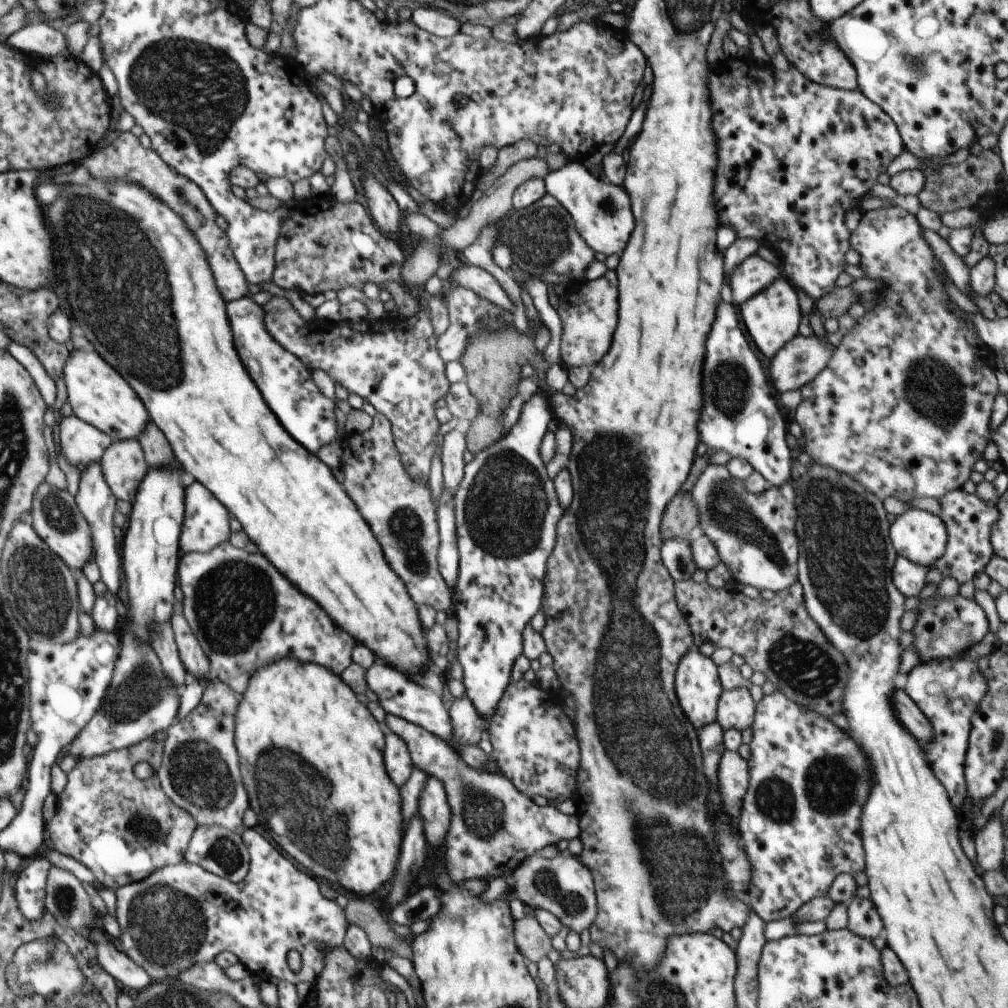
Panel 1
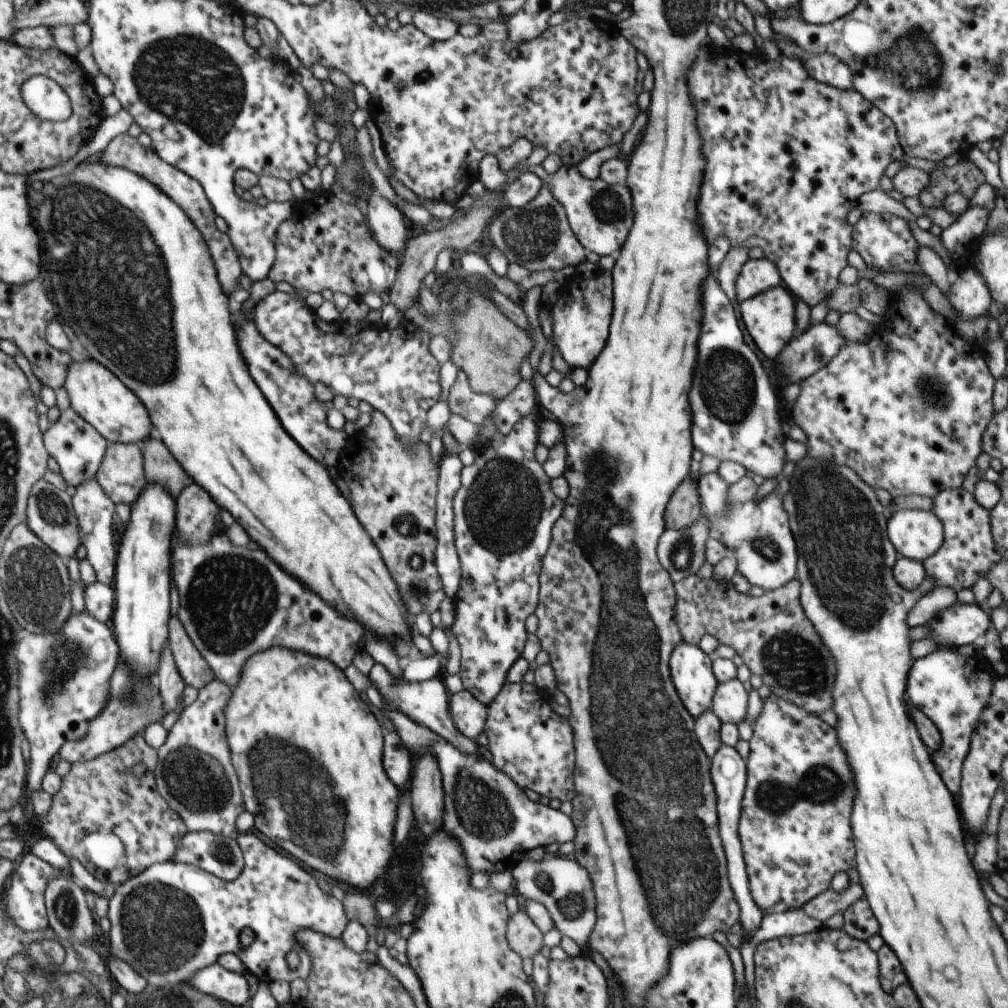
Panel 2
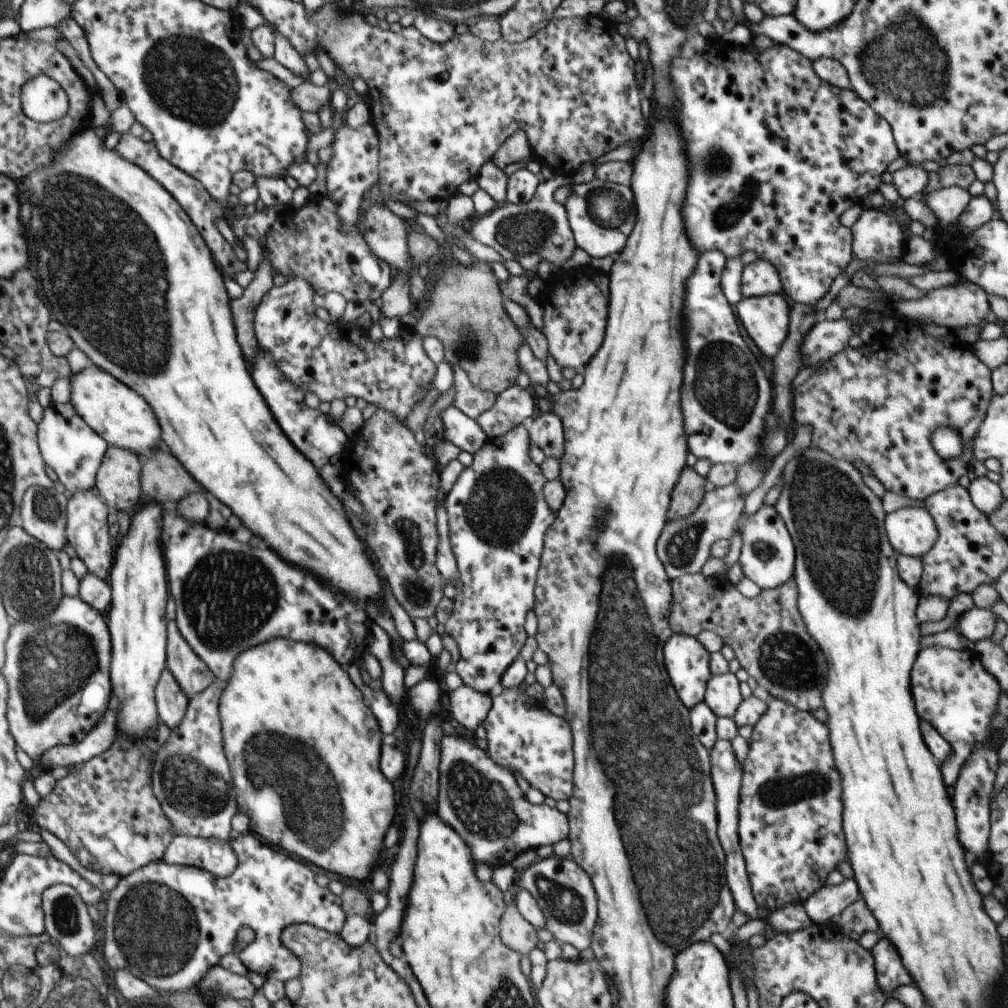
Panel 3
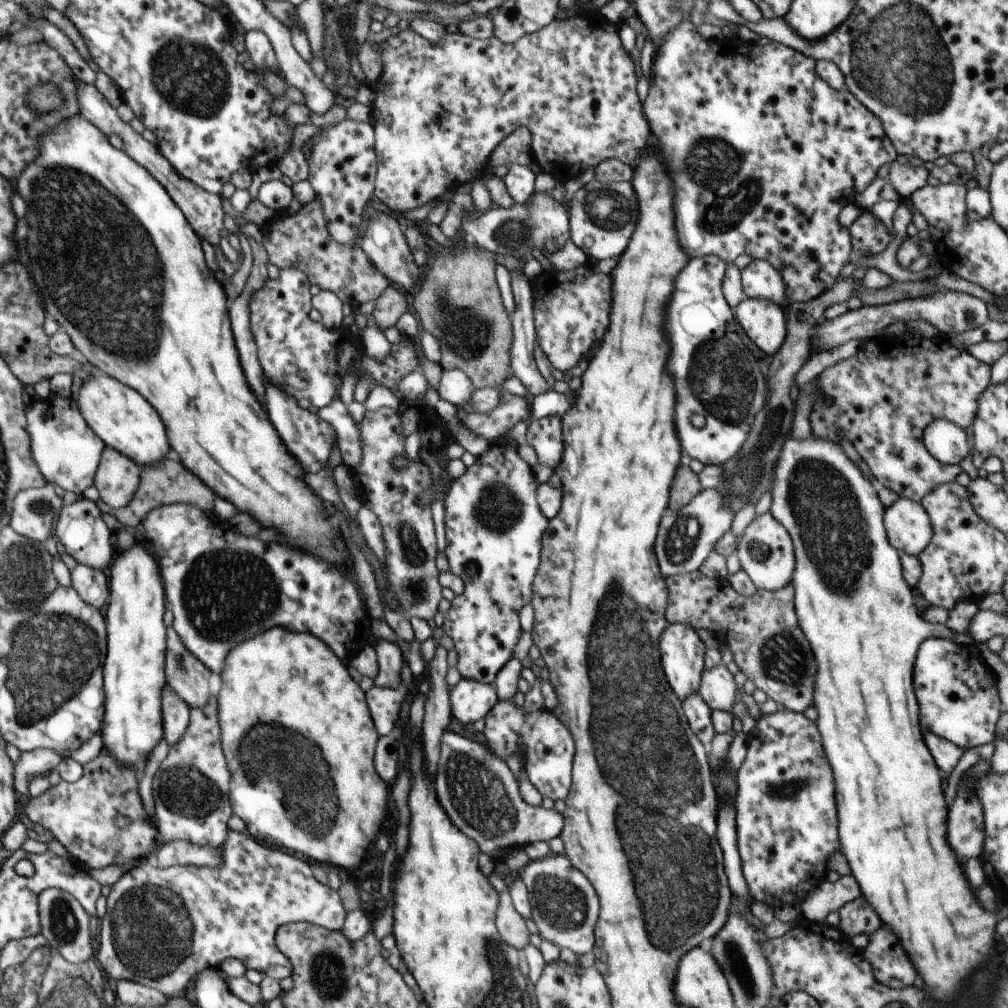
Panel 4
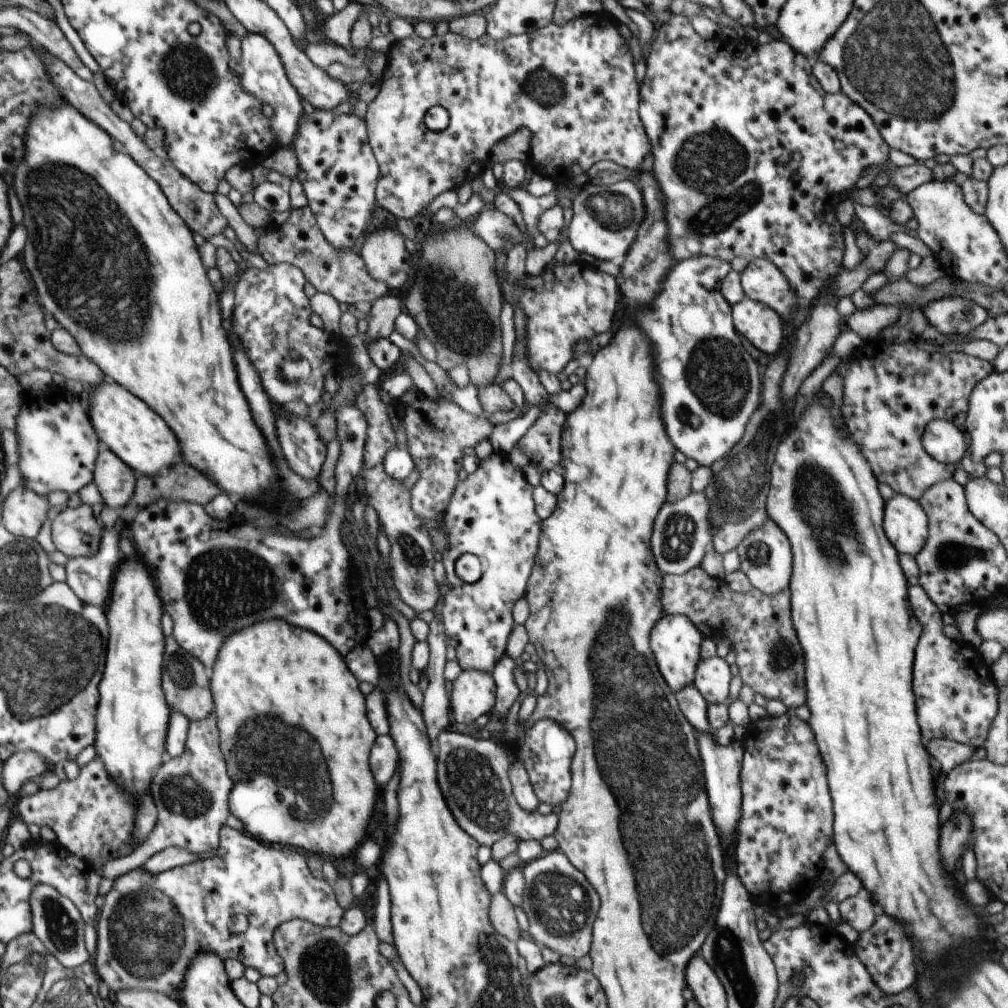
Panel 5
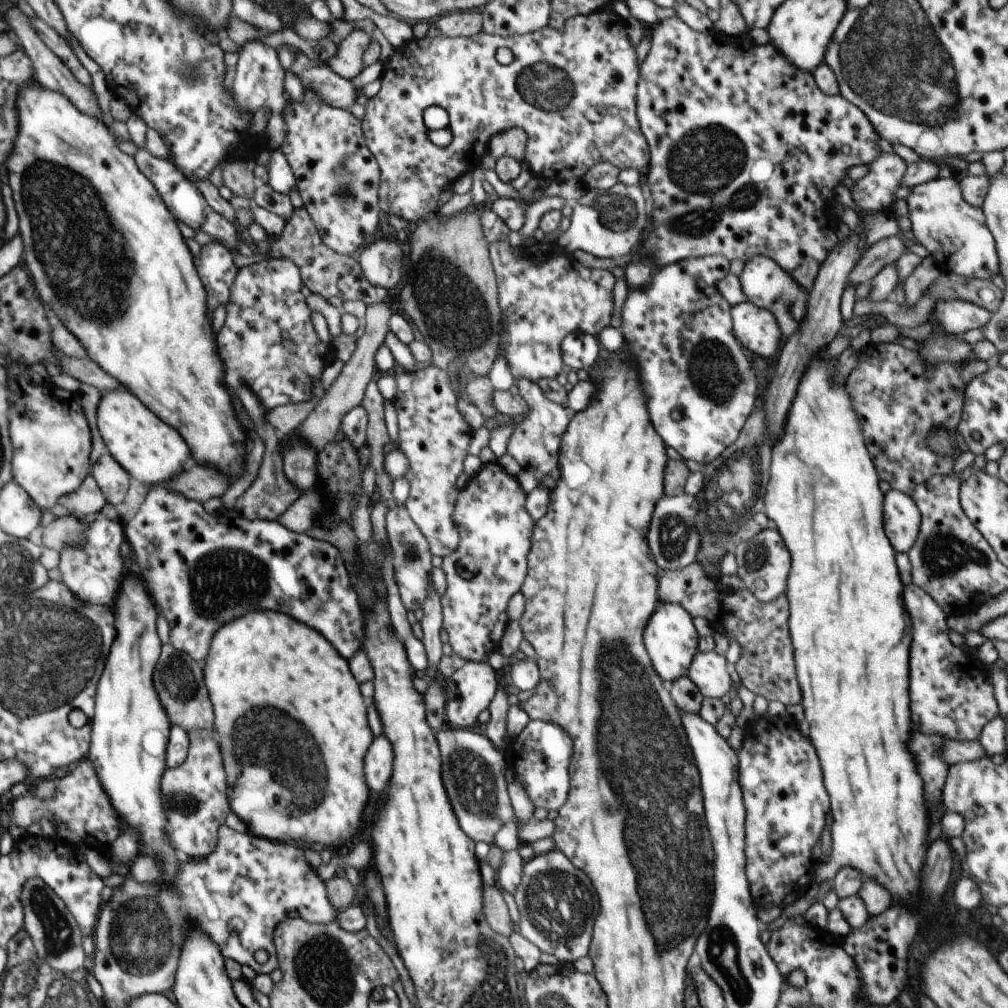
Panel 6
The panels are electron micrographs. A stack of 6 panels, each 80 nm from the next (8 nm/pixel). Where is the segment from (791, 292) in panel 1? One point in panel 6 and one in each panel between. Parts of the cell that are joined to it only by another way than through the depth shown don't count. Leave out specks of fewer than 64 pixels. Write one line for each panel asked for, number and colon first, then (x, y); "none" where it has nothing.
2: (769, 318)
3: (766, 318)
4: (764, 322)
5: (761, 326)
6: (754, 327)

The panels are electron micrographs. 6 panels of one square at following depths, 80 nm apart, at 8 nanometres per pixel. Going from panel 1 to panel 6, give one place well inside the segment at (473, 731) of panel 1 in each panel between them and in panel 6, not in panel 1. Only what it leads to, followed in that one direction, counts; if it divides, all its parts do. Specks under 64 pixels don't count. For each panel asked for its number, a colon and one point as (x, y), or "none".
2: (469, 714)
3: (469, 707)
4: (470, 700)
5: (473, 693)
6: (471, 688)

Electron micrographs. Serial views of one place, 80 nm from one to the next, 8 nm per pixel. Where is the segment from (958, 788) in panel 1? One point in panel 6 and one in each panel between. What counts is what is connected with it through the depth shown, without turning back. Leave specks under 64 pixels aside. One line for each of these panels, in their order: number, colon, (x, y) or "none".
2: (951, 689)
3: (952, 690)
4: (957, 694)
5: (956, 696)
6: (952, 696)

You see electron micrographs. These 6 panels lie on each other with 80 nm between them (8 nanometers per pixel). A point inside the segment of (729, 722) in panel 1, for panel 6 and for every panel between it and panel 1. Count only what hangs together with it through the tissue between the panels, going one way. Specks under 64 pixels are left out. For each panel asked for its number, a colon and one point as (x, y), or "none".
2: (729, 703)
3: (723, 696)
4: (718, 689)
5: (712, 678)
6: (708, 671)

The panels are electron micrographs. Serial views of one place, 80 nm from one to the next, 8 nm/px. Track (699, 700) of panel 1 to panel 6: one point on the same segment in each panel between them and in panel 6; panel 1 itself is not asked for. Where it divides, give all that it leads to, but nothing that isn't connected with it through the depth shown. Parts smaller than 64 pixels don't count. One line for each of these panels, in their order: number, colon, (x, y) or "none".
2: (692, 673)
3: (687, 661)
4: (682, 651)
5: (675, 642)
6: (670, 638)

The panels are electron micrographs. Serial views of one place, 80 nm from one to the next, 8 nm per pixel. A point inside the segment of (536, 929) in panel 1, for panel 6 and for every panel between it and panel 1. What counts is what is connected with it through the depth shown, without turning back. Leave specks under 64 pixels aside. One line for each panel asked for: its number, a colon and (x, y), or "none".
2: (524, 937)
3: (516, 932)
4: (511, 925)
5: (501, 912)
6: (495, 910)

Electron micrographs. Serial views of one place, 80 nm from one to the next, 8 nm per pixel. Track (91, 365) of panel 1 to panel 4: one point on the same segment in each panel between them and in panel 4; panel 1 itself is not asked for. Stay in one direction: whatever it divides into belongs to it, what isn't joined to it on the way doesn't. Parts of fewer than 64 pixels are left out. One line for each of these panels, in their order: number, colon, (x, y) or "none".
2: (95, 392)
3: (122, 417)
4: (125, 421)

